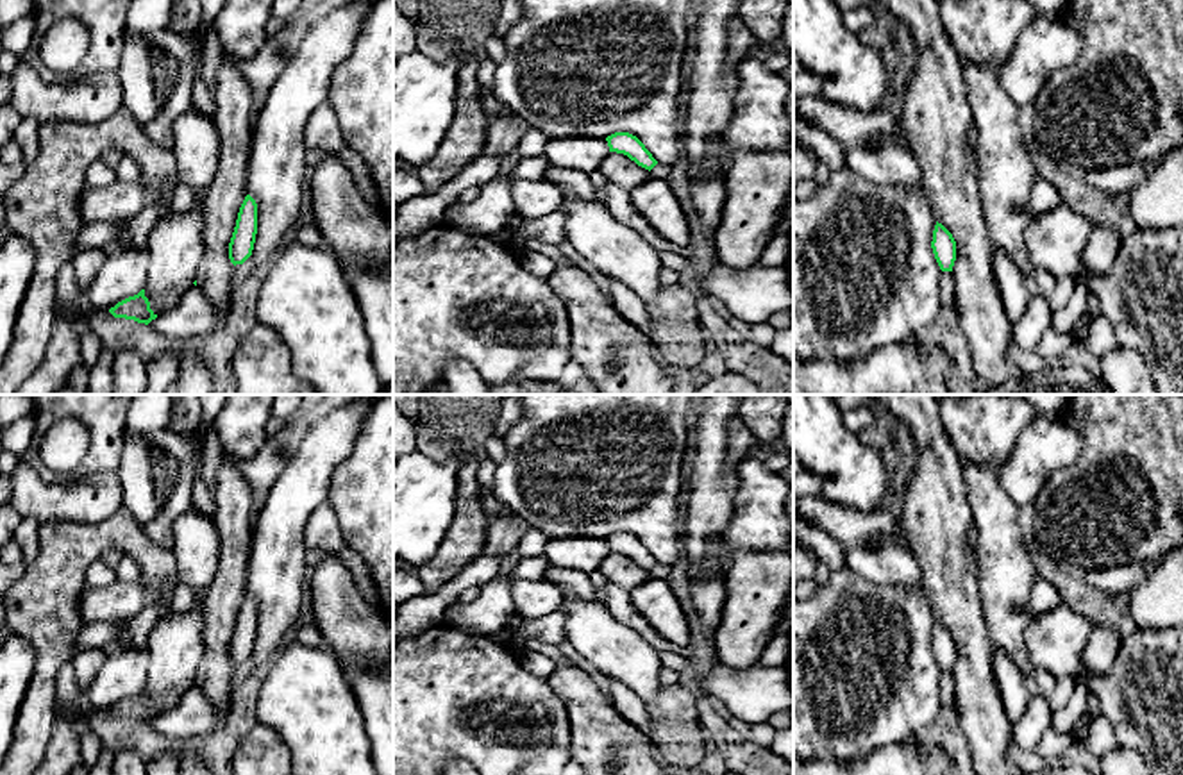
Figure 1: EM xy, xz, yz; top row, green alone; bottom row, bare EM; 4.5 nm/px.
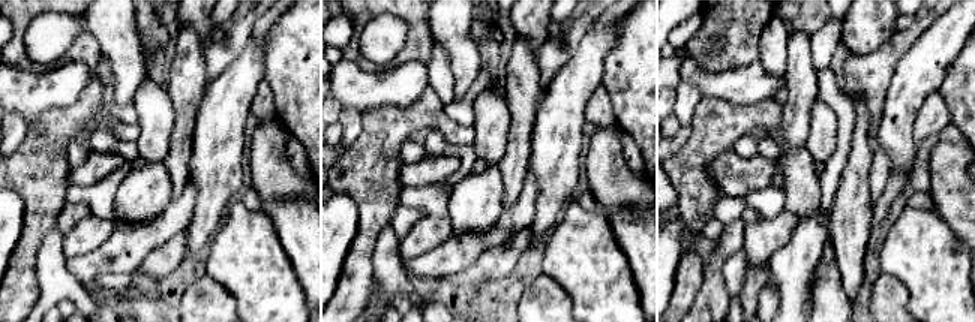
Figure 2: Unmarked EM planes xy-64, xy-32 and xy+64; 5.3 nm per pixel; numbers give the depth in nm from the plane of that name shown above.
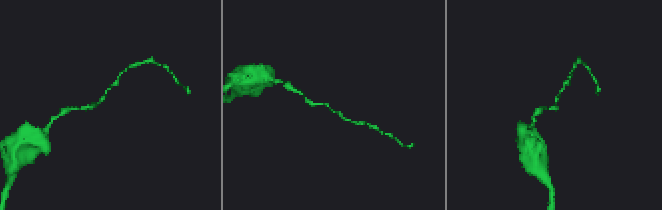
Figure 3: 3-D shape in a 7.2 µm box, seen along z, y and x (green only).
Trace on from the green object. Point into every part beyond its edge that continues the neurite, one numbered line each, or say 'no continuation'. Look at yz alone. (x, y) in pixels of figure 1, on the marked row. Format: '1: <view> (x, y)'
no continuation

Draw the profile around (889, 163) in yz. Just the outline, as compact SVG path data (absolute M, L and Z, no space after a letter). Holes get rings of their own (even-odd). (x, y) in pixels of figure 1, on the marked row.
M892 139L874 146L843 145L845 166L877 186L920 186L922 168L911 148Z

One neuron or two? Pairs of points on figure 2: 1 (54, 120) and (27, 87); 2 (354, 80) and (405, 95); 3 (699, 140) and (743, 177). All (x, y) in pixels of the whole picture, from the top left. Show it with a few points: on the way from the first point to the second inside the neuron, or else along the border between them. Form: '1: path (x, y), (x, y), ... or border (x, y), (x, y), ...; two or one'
1: border (78, 96), (72, 104), (51, 107), (27, 123); two
2: path (366, 89), (393, 89); one
3: border (732, 149), (722, 153), (710, 168), (722, 190); two

